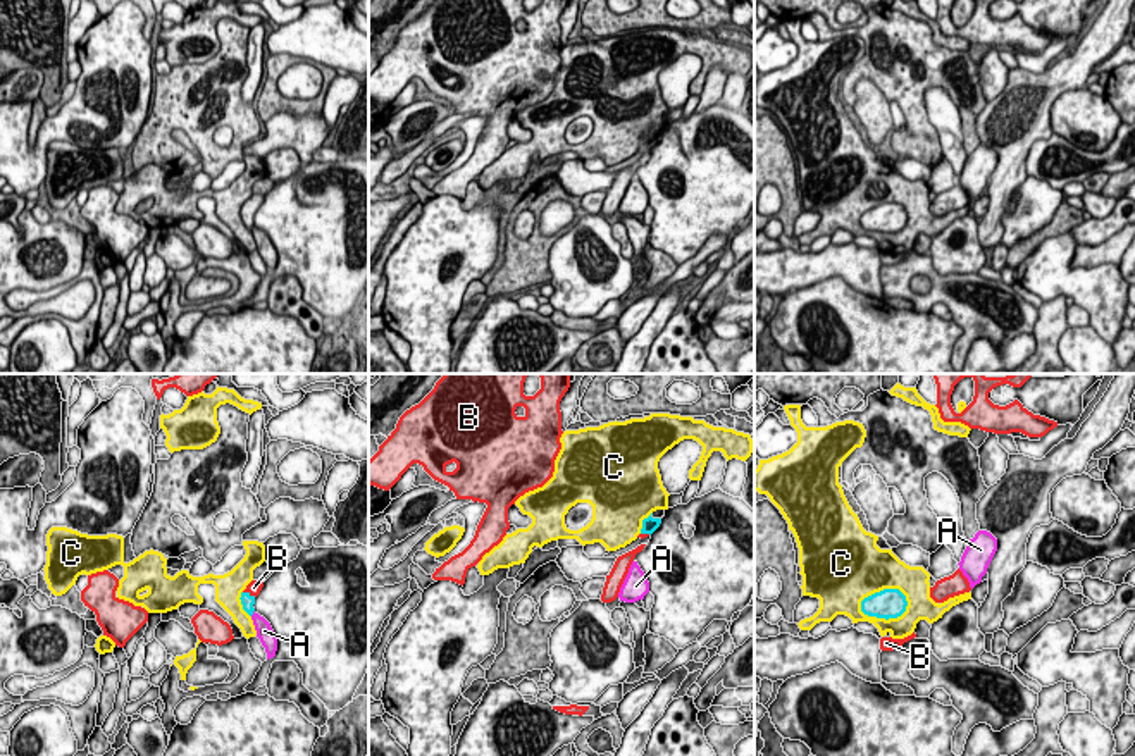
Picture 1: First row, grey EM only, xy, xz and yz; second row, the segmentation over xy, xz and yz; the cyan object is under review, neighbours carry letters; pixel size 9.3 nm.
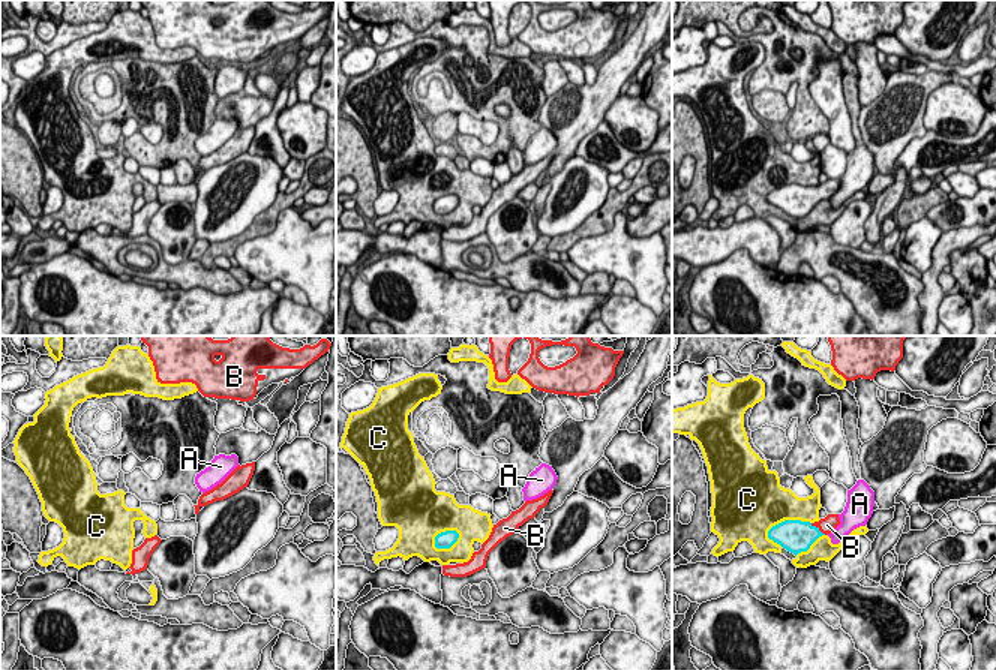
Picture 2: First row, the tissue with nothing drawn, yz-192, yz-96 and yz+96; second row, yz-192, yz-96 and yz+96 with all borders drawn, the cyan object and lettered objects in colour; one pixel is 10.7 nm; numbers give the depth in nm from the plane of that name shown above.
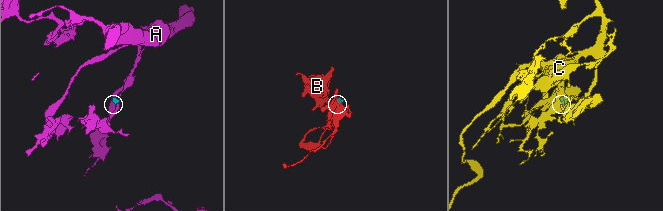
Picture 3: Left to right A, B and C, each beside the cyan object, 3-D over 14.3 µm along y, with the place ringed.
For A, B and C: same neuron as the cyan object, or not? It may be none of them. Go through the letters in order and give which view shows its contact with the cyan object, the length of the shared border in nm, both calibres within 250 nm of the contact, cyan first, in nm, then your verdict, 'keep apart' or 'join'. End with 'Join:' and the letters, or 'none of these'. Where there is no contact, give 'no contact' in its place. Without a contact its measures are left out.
A: meets cyan in xy; contact 70 nm long; 120 nm thick on the cyan side, 160 nm on the other; keep apart
B: meets cyan in xy; contact 140 nm long; 120 nm thick on the cyan side, 140 nm on the other; join
C: meets cyan in yz; contact 480 nm long; 280 nm thick on the cyan side, 200 nm on the other; keep apart
Join: B

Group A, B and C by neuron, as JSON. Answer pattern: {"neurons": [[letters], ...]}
{"neurons": [["A"], ["B"], ["C"]]}

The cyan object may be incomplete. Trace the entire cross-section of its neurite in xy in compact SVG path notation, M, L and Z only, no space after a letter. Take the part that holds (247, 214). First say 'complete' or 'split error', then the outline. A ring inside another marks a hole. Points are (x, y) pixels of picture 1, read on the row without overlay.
split error; M251 195L246 203L241 207L241 219L243 219L243 224L251 231L255 222L255 212L260 208L264 201L264 196L262 195Z

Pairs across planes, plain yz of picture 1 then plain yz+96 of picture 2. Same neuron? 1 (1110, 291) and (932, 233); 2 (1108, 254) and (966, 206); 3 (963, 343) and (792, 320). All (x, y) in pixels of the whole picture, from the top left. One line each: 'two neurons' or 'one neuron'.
1: one neuron
2: two neurons
3: two neurons

